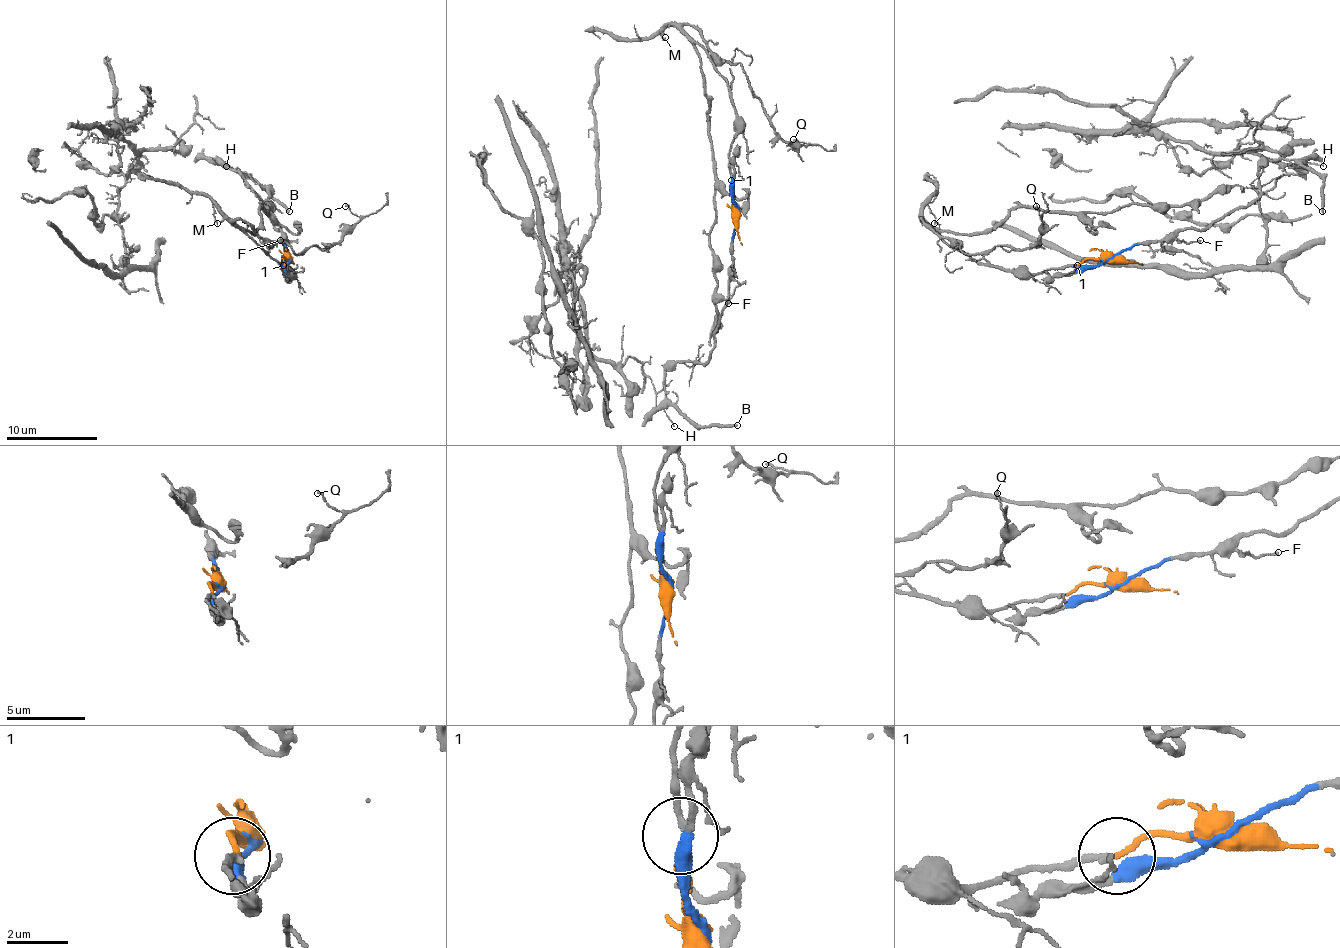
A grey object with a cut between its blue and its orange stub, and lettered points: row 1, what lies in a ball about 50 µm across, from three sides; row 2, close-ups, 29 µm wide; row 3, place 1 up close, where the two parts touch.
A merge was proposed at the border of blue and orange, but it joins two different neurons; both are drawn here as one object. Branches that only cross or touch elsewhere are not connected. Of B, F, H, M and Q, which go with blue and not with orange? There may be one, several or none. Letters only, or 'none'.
B, F, H

